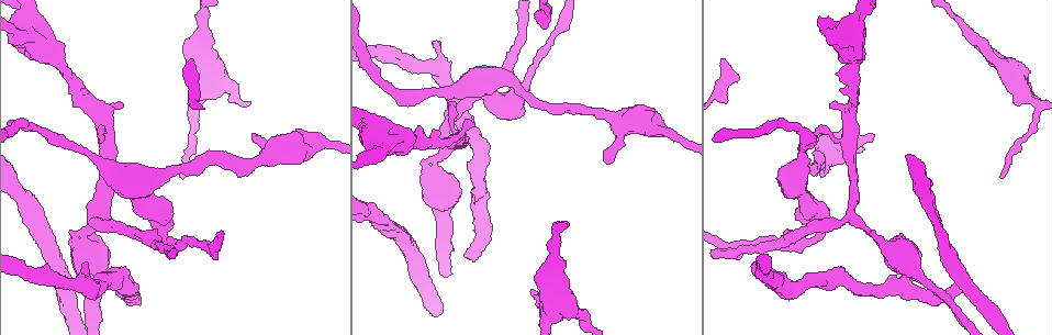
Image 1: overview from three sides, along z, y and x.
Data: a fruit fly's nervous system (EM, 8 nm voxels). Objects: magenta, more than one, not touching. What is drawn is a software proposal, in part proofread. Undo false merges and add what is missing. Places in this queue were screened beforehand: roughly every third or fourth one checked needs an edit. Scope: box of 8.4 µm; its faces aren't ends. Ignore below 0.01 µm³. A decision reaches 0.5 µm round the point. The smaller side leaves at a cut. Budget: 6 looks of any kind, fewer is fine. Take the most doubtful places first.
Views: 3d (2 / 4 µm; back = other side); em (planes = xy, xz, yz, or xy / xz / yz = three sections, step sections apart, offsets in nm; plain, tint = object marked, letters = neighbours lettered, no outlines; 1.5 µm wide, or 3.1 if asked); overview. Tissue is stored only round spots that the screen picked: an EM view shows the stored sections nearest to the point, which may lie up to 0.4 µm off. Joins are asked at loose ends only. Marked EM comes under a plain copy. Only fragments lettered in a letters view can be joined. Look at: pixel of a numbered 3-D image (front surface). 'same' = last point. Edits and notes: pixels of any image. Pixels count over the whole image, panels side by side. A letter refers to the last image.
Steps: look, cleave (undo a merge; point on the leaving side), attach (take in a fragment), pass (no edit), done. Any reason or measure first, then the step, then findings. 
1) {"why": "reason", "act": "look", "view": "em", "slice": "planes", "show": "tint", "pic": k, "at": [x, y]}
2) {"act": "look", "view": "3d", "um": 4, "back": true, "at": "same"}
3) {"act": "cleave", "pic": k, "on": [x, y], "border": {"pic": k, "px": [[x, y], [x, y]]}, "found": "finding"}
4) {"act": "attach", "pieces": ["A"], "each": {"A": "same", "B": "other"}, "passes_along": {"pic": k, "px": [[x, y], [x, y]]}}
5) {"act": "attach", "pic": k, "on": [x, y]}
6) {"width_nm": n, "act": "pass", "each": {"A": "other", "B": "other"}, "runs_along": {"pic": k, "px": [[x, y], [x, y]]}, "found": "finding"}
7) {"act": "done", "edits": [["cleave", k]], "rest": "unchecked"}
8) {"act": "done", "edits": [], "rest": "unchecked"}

{"why": "free end", "act": "look", "view": "3d", "um": 2, "pic": 1, "at": [465, 256]}

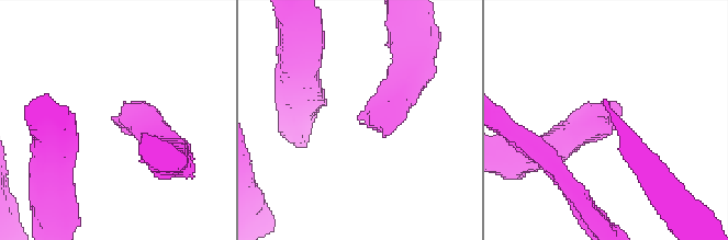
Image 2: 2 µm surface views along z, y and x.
{"why": "shape alone is not enough", "act": "look", "view": "em", "slice": "planes", "show": "letters", "pic": 2, "at": [607, 119]}

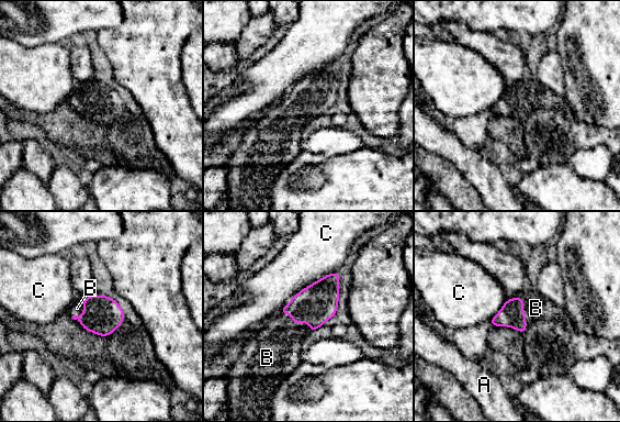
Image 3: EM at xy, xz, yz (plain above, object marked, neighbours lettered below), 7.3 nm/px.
{"width_nm": 180, "act": "attach", "pieces": ["B"], "each": {"A": "other", "B": "same", "C": "other"}, "passes_along": {"pic": 3, "px": [[315, 304], [296, 322], [277, 348]]}, "found": "the neuron continues"}

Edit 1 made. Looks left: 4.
{"why": "tapers out", "act": "look", "view": "em", "slice": "planes", "show": "letters", "pic": 1, "at": [533, 291]}

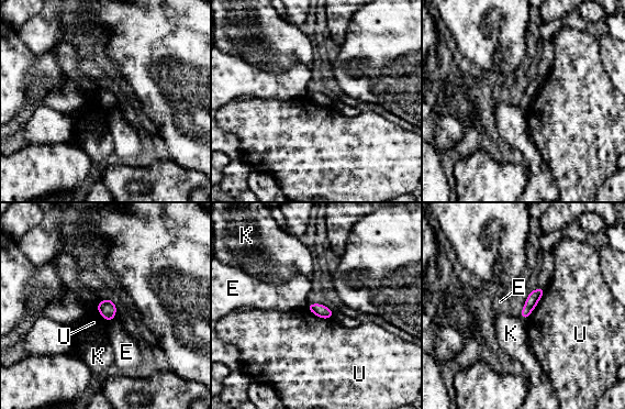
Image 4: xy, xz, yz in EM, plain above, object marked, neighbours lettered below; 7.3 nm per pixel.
{"act": "pass", "each": {"E": "other", "K": "other", "U": "other"}, "border": {"pic": 4, "px": [[545, 289], [535, 308], [525, 319]]}, "found": "none of them fits"}

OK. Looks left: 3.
{"why": "free end", "act": "look", "view": "3d", "um": 2, "pic": 1, "at": [606, 163]}

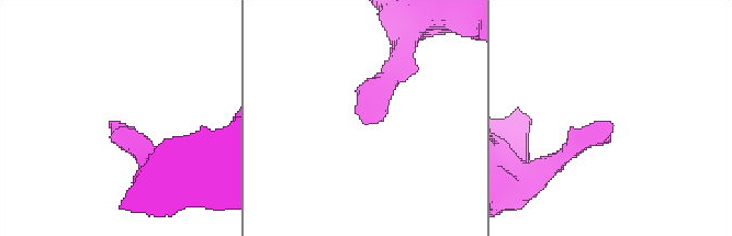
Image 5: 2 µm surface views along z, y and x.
{"why": "shape alone is not enough", "act": "look", "view": "em", "slice": "xz", "step": 8, "show": "letters", "pic": 5, "at": [368, 119]}

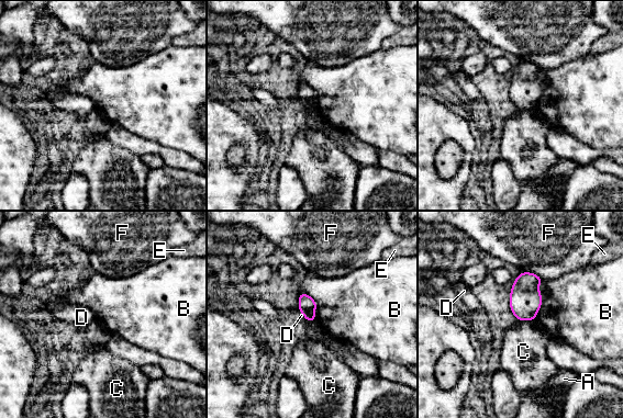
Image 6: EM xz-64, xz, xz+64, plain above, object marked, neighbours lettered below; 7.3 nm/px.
{"act": "pass", "each": {"A": "other", "B": "other", "C": "other", "D": "other", "E": "other", "F": "other"}, "border": {"pic": 6, "px": [[516, 318], [534, 320]]}, "found": "none of them fits"}

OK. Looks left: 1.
{"act": "done", "edits": [["attach", 3]], "rest": "unchecked"}

